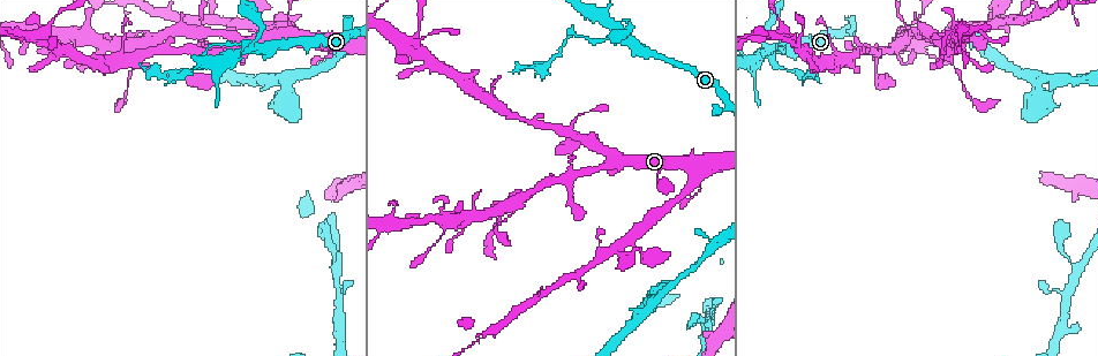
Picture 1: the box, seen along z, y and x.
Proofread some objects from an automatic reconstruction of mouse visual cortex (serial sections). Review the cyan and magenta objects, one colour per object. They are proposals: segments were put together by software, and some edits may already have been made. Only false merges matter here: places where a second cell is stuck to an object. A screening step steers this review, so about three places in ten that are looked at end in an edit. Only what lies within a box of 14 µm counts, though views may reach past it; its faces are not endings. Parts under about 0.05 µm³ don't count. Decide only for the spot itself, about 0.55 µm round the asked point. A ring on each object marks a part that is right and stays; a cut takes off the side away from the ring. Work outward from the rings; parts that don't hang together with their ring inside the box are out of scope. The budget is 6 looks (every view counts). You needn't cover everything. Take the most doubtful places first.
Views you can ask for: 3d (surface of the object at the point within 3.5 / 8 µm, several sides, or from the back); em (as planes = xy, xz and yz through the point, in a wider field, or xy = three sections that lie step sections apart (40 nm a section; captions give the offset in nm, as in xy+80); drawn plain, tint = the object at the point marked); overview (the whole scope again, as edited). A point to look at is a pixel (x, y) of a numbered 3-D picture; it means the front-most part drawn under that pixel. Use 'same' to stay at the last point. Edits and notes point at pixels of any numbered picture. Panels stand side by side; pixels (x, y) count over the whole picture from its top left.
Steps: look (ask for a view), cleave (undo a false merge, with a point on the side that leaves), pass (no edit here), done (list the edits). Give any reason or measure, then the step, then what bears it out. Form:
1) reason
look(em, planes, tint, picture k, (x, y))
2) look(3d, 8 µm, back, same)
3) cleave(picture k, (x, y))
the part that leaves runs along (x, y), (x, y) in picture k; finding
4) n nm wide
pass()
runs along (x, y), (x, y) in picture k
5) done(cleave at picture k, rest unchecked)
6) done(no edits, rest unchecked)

thin neck
look(3d, 8 µm, back, picture 1, (583, 37))

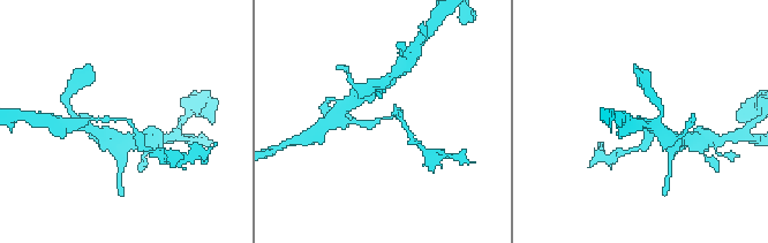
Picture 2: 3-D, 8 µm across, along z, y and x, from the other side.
arms of 200, 250 nm; now the EM
look(em, xy, step 3, tint, picture 2, (383, 117))

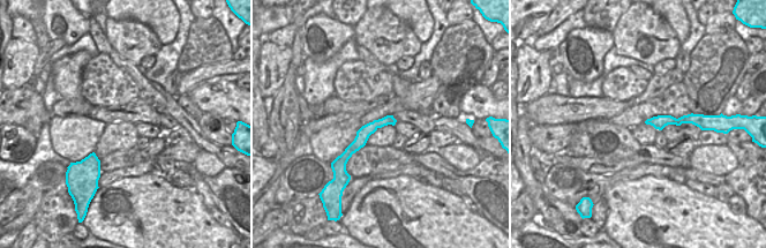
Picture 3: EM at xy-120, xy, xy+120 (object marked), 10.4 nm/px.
cleave(picture 2, (647, 137))
border along (372, 122), (376, 128) in picture 3; two cells meet here

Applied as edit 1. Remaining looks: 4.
branch point
look(3d, 3.5 µm, back, picture 1, (614, 161))

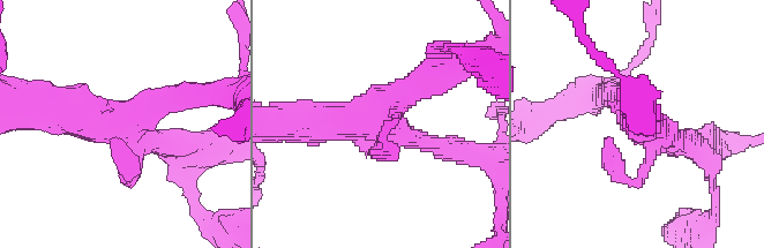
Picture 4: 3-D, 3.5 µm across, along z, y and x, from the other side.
shape alone is not enough
look(em, xy, step 3, plain, picture 4, (383, 117))

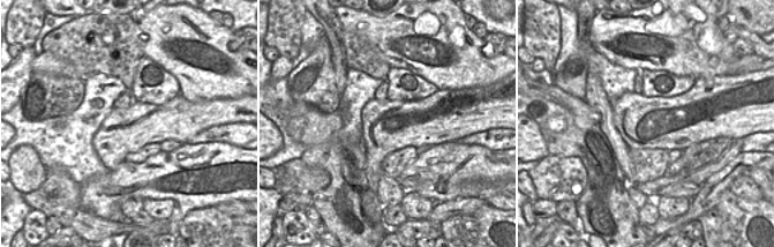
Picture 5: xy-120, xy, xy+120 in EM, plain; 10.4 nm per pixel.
look(em, xy, step 3, tint, same)

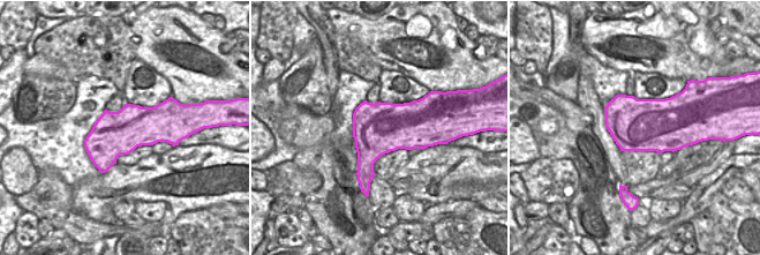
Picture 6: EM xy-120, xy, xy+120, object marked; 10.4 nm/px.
pass()
runs along (306, 125), (381, 115), (441, 148) in picture 4; all the same cell

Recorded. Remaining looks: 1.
done(cleave at picture 2, rest unchecked)

